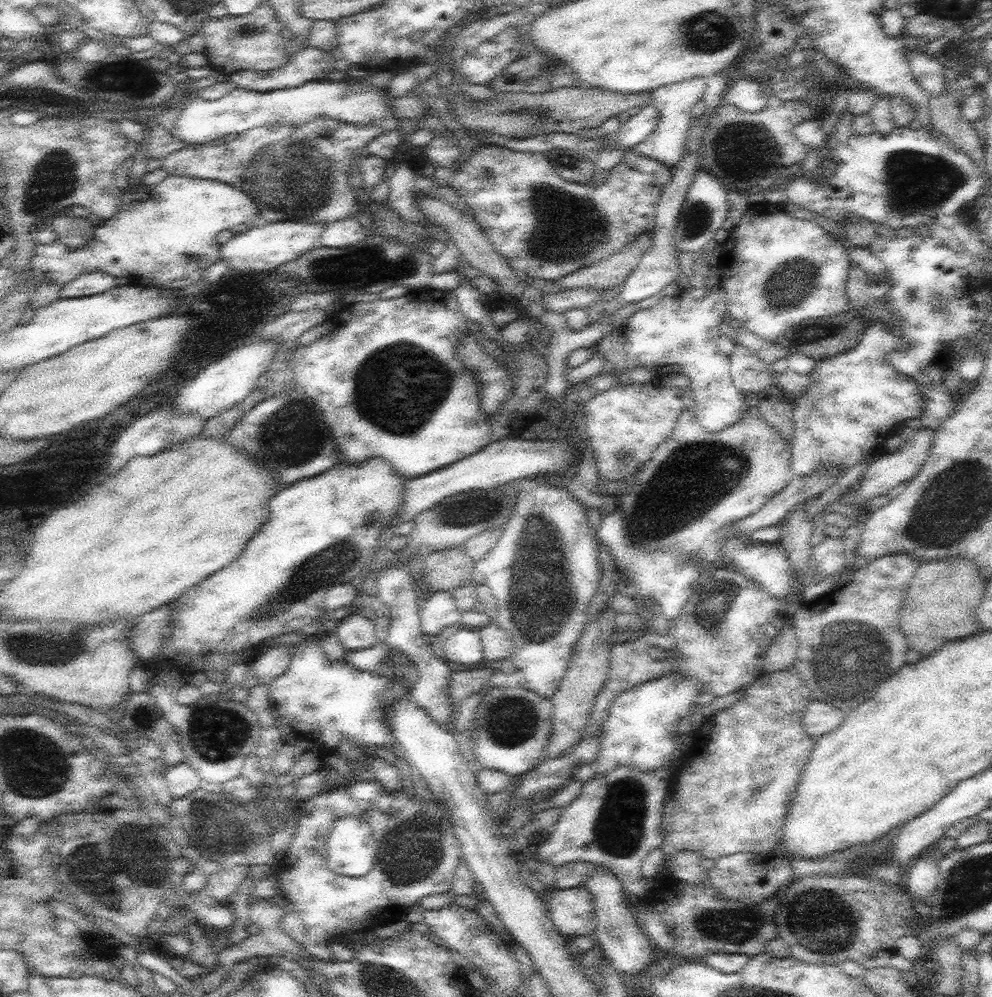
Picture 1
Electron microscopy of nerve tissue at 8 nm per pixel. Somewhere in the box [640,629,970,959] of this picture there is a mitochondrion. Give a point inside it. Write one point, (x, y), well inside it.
(716, 926)

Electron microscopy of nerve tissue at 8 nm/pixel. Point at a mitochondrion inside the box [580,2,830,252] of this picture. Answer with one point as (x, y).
(706, 32)

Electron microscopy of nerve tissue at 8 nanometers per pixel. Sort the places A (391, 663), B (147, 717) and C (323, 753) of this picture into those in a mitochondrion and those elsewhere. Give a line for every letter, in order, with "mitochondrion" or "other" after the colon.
A: mitochondrion
B: mitochondrion
C: other

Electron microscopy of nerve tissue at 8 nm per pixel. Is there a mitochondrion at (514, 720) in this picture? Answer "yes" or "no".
yes

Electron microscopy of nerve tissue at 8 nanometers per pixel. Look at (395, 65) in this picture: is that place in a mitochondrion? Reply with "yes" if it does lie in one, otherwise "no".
no

